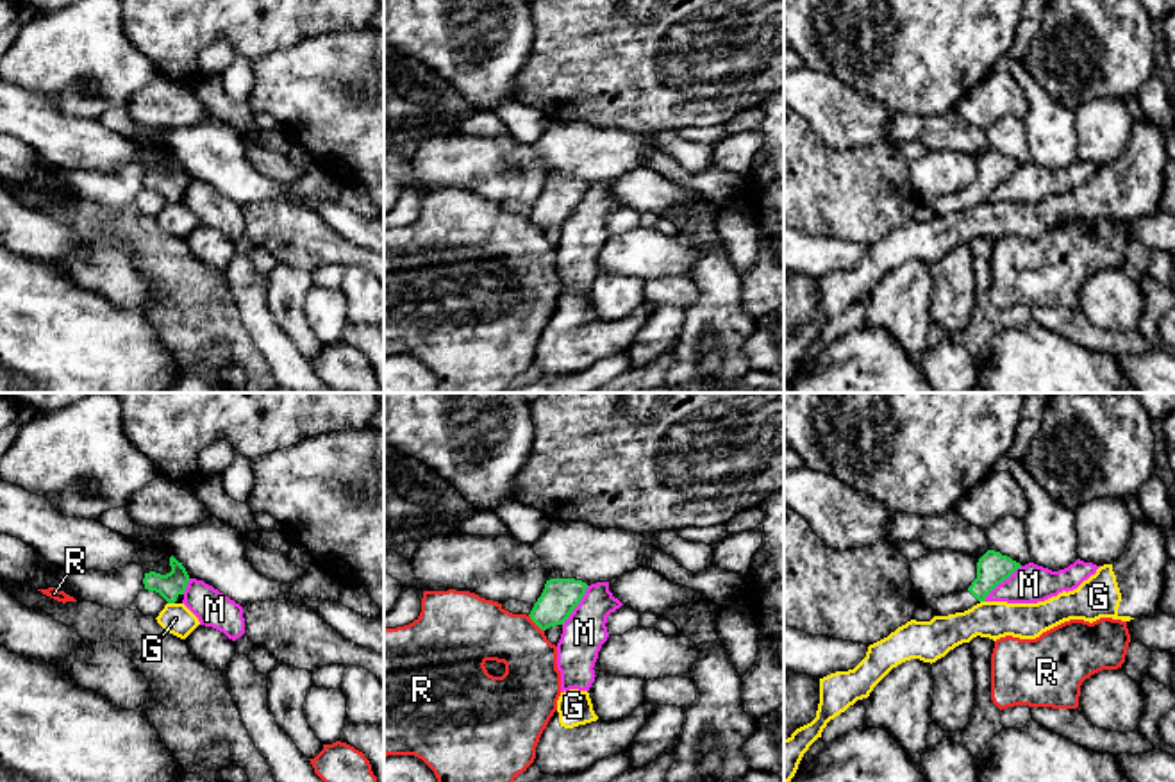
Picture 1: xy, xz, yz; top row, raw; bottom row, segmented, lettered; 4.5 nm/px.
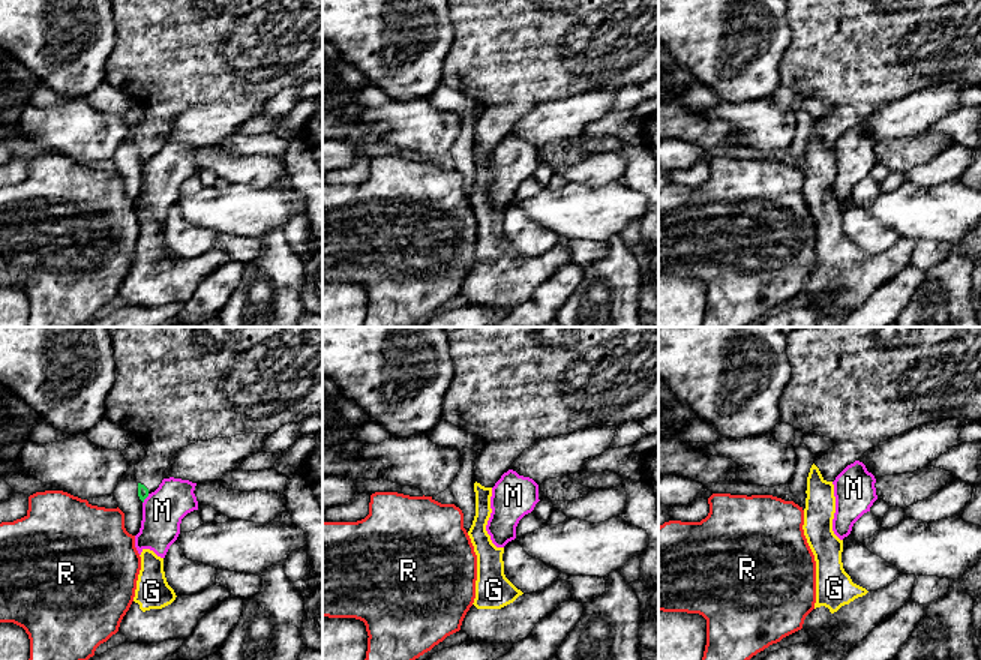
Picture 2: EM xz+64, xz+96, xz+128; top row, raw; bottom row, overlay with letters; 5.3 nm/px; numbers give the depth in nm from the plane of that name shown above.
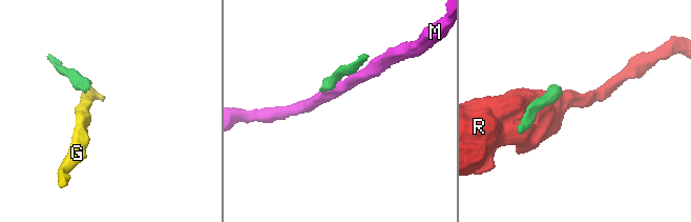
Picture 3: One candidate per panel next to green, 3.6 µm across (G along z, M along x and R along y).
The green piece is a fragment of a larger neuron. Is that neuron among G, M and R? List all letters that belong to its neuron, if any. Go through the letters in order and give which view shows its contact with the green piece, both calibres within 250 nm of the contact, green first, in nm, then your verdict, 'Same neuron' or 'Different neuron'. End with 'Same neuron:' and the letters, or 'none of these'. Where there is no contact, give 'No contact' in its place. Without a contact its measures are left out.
G: Touches green in xy. Thickness 120 nm (green) against 140 nm. Different neuron
M: Touches green in yz. Thickness 150 nm (green) against 180 nm. Different neuron
R: Touches green in xz. Thickness 160 nm (green) against 280 nm. Different neuron
Same neuron: none of these

